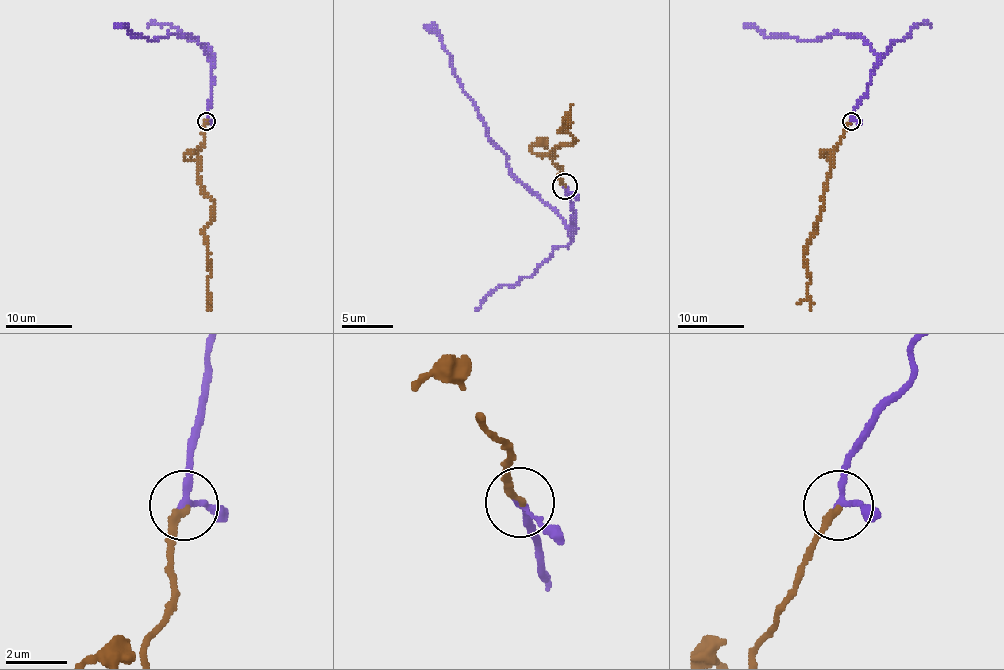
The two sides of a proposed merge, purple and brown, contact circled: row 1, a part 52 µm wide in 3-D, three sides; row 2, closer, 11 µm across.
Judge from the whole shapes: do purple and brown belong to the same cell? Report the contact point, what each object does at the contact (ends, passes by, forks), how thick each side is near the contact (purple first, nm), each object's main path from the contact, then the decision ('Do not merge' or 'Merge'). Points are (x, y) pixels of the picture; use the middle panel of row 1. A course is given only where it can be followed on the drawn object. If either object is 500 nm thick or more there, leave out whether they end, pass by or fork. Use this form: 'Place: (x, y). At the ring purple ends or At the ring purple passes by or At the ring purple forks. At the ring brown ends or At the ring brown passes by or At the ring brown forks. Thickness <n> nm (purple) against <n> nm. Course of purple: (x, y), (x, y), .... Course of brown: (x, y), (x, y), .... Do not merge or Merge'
Place: (565, 186). At the ring purple passes by. At the ring brown ends. Thickness 190 nm (purple) against 240 nm. Course of purple: (565, 187), (573, 210), (570, 228), (511, 171), (455, 74), (452, 56), (424, 25). Course of brown: (565, 187), (552, 158), (557, 148), (575, 143), (563, 130), (568, 117), (570, 117), (565, 122), (570, 122). Merge

